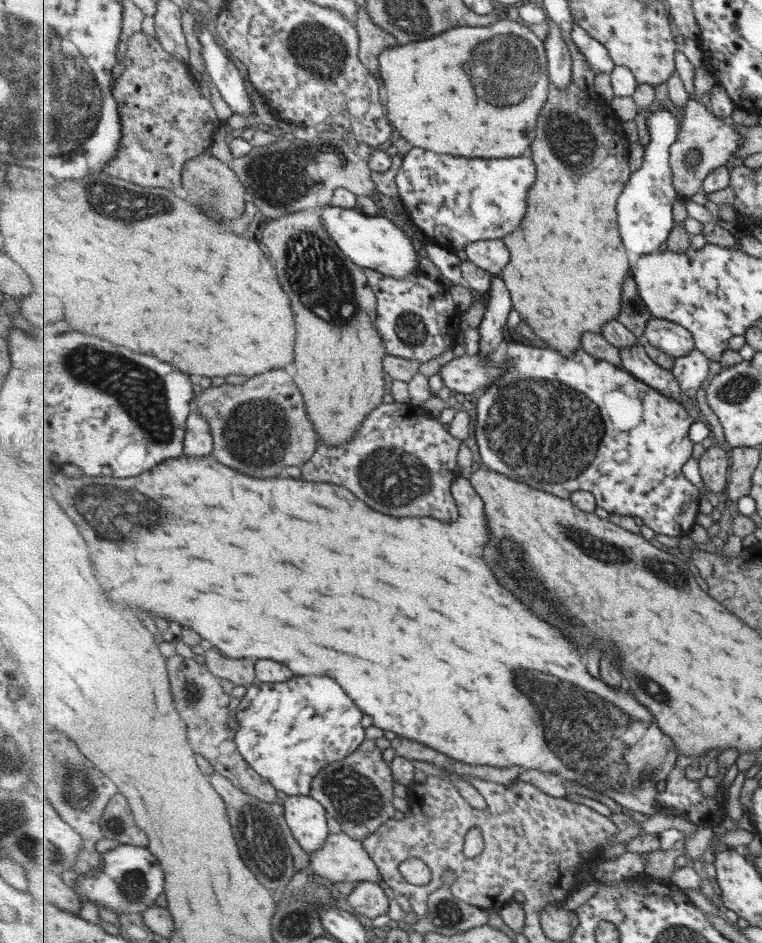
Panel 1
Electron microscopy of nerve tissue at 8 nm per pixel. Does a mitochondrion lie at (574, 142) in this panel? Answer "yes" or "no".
yes

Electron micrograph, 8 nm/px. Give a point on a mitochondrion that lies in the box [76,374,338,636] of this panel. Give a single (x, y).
(255, 434)

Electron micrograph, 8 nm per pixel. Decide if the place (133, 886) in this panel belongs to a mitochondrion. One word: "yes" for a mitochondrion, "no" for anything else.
yes

